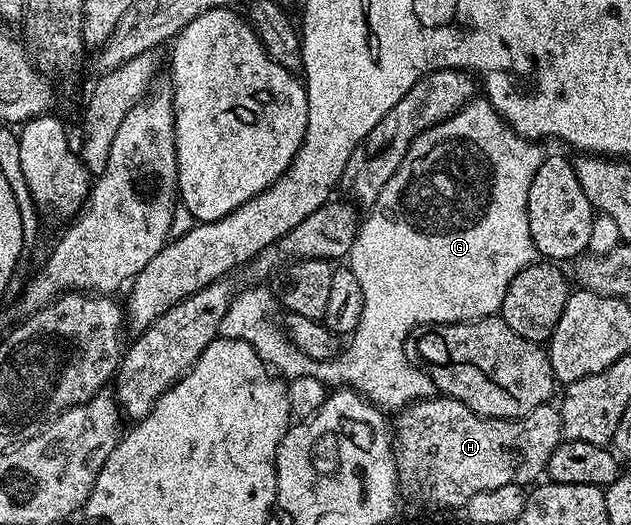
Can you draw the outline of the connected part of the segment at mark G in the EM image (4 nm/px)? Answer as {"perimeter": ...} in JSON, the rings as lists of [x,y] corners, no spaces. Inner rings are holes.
{"perimeter":[[[480,96],[475,100],[468,102],[467,105],[461,107],[451,118],[445,119],[444,122],[437,123],[436,126],[429,127],[418,135],[409,145],[409,150],[405,154],[405,158],[398,165],[397,171],[394,172],[390,180],[386,181],[385,187],[382,188],[377,202],[374,203],[367,211],[368,219],[359,223],[356,239],[352,245],[352,251],[347,256],[346,262],[350,269],[354,272],[354,276],[358,276],[358,284],[362,284],[362,320],[358,324],[358,328],[354,331],[352,343],[339,355],[339,358],[328,359],[326,361],[314,360],[306,356],[296,345],[292,344],[287,333],[276,324],[272,318],[274,312],[274,300],[271,294],[266,290],[267,287],[247,287],[239,291],[227,309],[226,316],[222,318],[219,326],[232,326],[232,339],[242,340],[249,343],[255,351],[258,352],[259,358],[267,365],[282,375],[285,379],[292,381],[301,379],[302,376],[314,376],[316,380],[322,383],[326,388],[333,385],[332,374],[336,374],[340,369],[346,374],[348,382],[347,389],[355,390],[374,406],[379,406],[385,412],[399,412],[405,406],[409,406],[411,402],[421,402],[423,398],[429,397],[433,393],[432,378],[429,374],[418,369],[414,364],[410,364],[410,360],[404,351],[404,342],[408,339],[411,330],[418,326],[426,326],[429,324],[447,324],[449,322],[474,322],[478,318],[487,318],[495,315],[500,309],[502,300],[506,296],[506,288],[510,288],[510,280],[514,280],[514,276],[518,276],[518,272],[522,272],[522,268],[531,266],[537,261],[538,255],[536,245],[530,236],[530,220],[528,219],[528,197],[530,196],[530,180],[534,180],[534,172],[538,172],[538,168],[542,168],[542,160],[546,156],[546,150],[540,147],[539,141],[531,138],[523,138],[521,134],[516,133],[507,122],[501,118],[500,113],[488,102],[487,97]]]}

